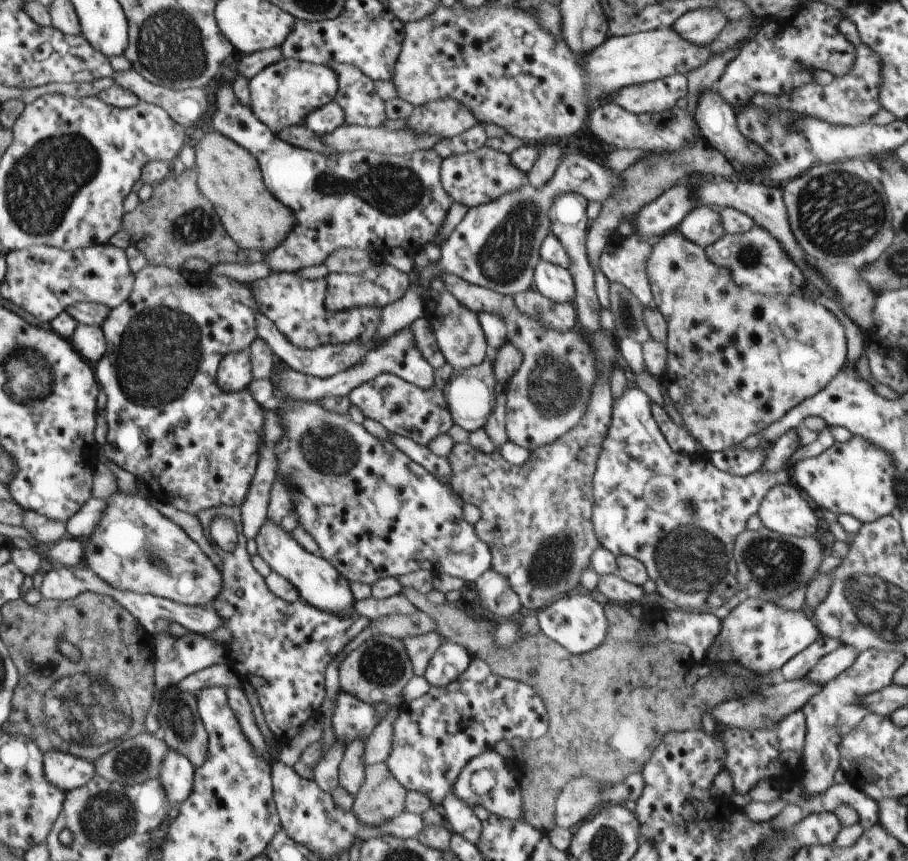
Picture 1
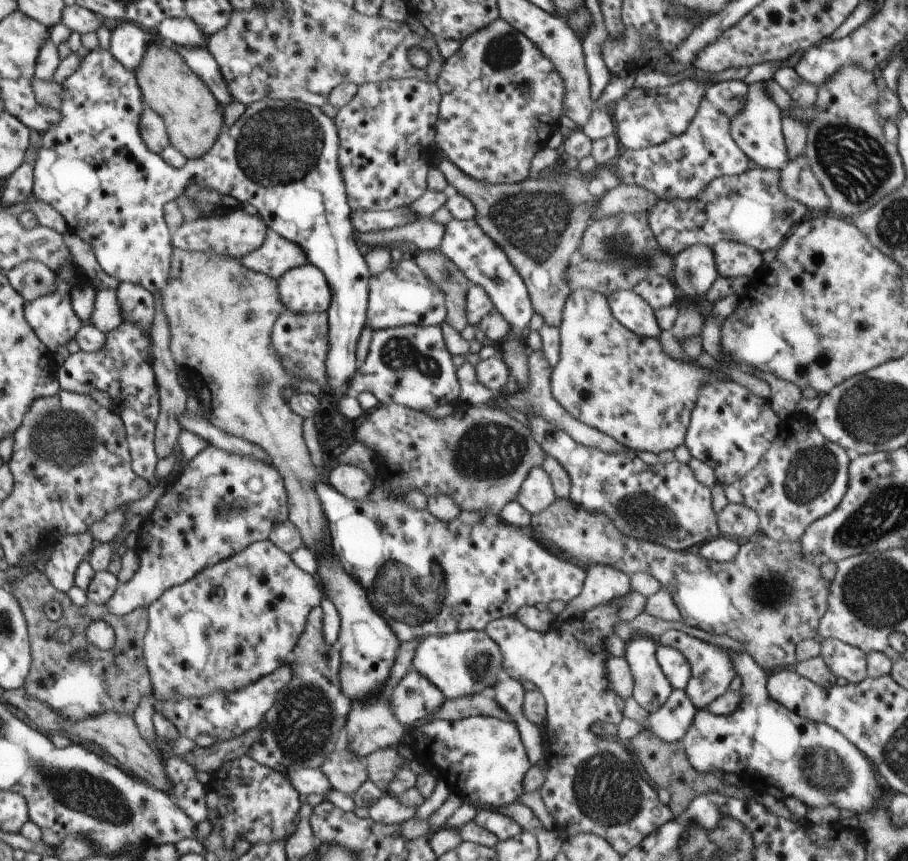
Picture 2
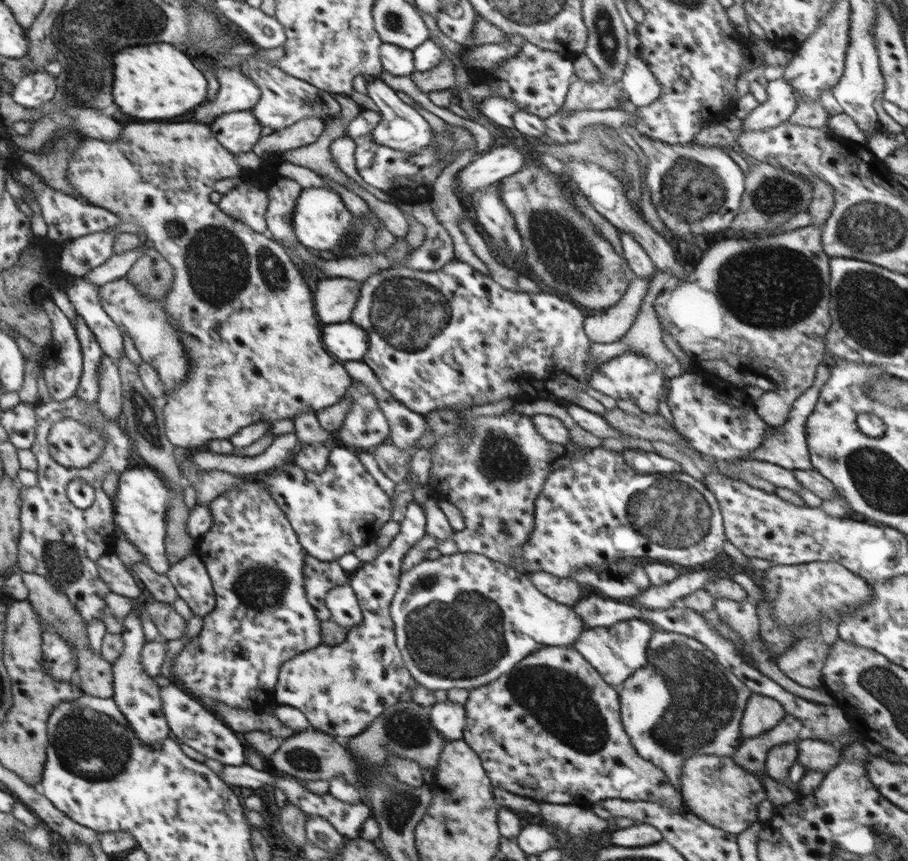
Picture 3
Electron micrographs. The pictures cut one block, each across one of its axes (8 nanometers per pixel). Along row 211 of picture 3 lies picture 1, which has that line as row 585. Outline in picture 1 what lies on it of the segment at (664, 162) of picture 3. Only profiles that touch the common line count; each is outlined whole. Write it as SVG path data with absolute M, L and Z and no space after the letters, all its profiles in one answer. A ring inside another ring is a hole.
M638 387L626 388L624 394L613 400L612 424L602 442L594 472L594 508L592 524L598 542L615 556L630 555L646 567L649 579L656 583L660 596L678 604L682 610L708 610L715 612L734 594L739 595L736 580L734 542L738 534L747 528L747 520L757 514L760 503L774 486L792 479L792 466L798 460L812 458L826 452L834 443L830 427L817 432L815 442L803 445L782 466L780 472L756 471L746 476L732 476L710 462L706 455L681 455L670 448L650 408L652 400Z

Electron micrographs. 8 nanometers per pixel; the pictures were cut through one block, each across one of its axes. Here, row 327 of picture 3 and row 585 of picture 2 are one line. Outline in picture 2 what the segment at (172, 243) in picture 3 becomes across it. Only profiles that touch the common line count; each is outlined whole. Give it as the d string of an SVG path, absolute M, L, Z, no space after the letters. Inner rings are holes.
M269 538L255 542L253 545L242 550L241 553L233 555L232 558L225 559L224 562L219 562L214 566L201 570L196 577L191 578L188 582L166 590L153 605L147 608L148 630L146 630L146 636L143 640L144 660L150 673L153 695L158 700L168 700L172 696L204 698L204 696L210 696L214 692L238 692L238 690L242 690L242 688L258 682L260 678L276 672L280 666L284 666L284 664L291 661L294 646L297 645L298 638L301 637L308 620L308 614L310 614L312 608L321 604L323 597L323 587L318 577L298 568L291 559L291 554L280 550L275 544L272 544Z

